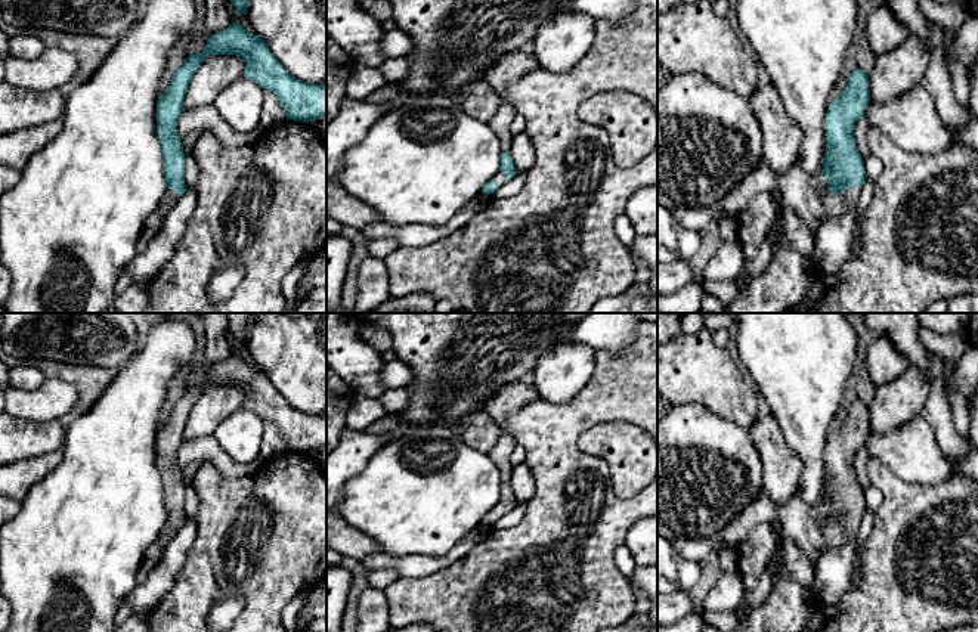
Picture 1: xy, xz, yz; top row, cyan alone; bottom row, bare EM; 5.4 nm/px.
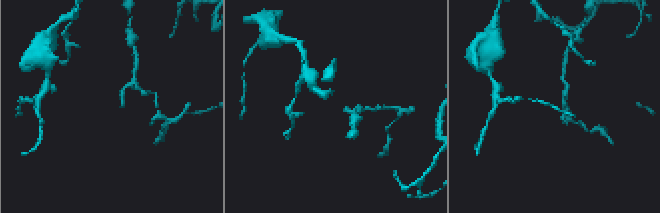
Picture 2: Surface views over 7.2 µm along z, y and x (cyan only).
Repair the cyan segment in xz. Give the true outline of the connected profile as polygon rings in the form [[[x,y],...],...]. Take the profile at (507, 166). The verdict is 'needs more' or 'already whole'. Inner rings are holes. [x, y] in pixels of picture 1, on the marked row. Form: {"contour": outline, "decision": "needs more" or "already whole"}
{"contour": [[[517,50],[504,55],[486,71],[485,81],[489,90],[495,92],[502,99],[502,105],[488,121],[488,126],[499,139],[502,154],[499,171],[482,189],[486,195],[493,193],[519,173],[510,155],[513,143],[510,126],[517,114],[513,105],[505,99],[505,89],[538,68],[539,63],[533,53],[527,55]]], "decision": "needs more"}

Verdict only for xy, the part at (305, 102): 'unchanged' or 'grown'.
grown

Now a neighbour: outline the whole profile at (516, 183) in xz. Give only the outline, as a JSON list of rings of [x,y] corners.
[[[517,173],[510,182],[490,193],[492,199],[502,199],[519,193],[526,182],[526,173]]]

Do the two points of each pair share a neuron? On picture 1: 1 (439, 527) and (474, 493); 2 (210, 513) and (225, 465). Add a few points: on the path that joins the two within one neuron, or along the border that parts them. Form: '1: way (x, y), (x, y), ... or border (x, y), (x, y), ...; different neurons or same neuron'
1: way (445, 519), (466, 498); same neuron
2: border (204, 459), (231, 477), (248, 476), (256, 471); different neurons

